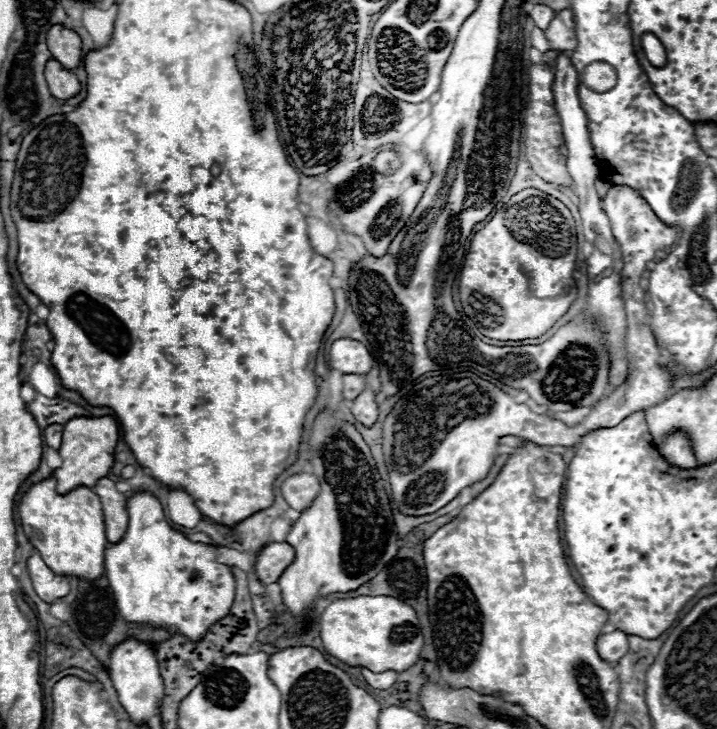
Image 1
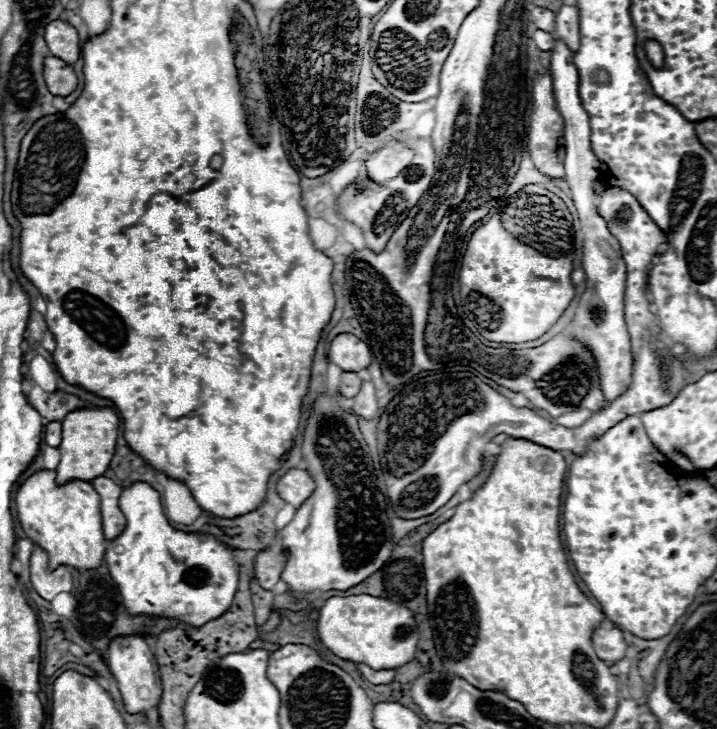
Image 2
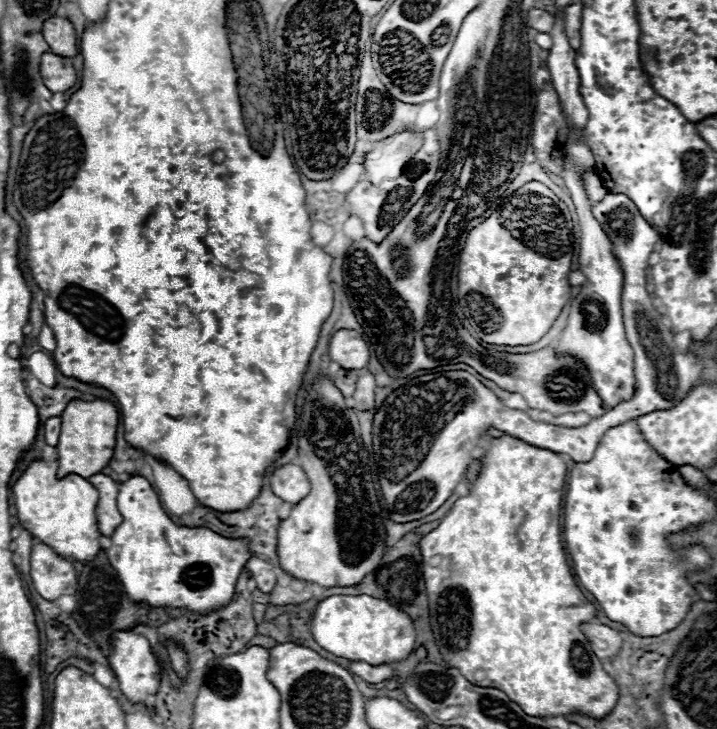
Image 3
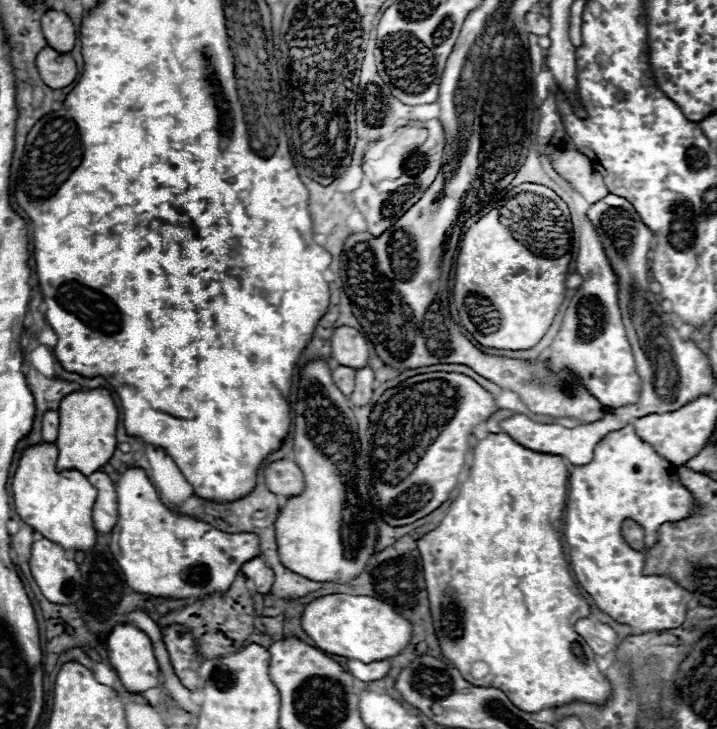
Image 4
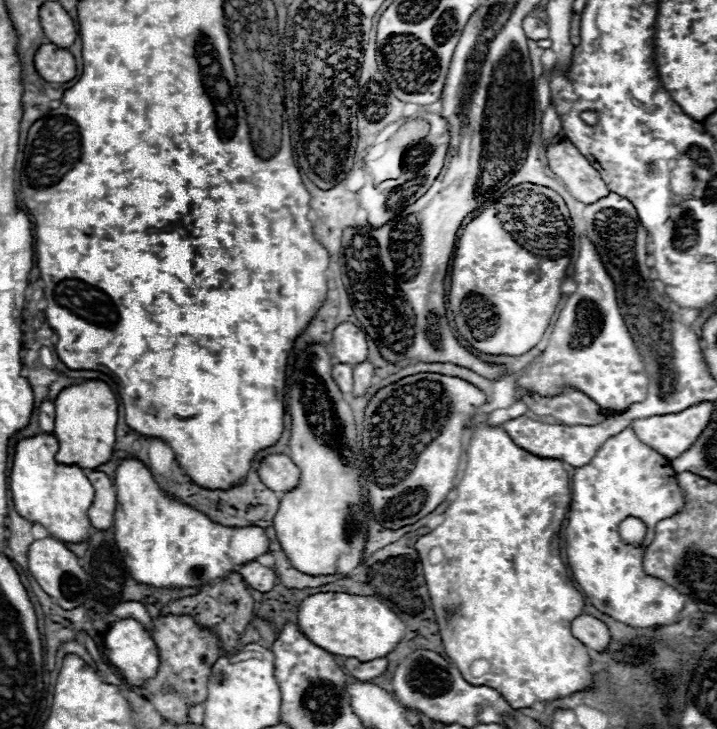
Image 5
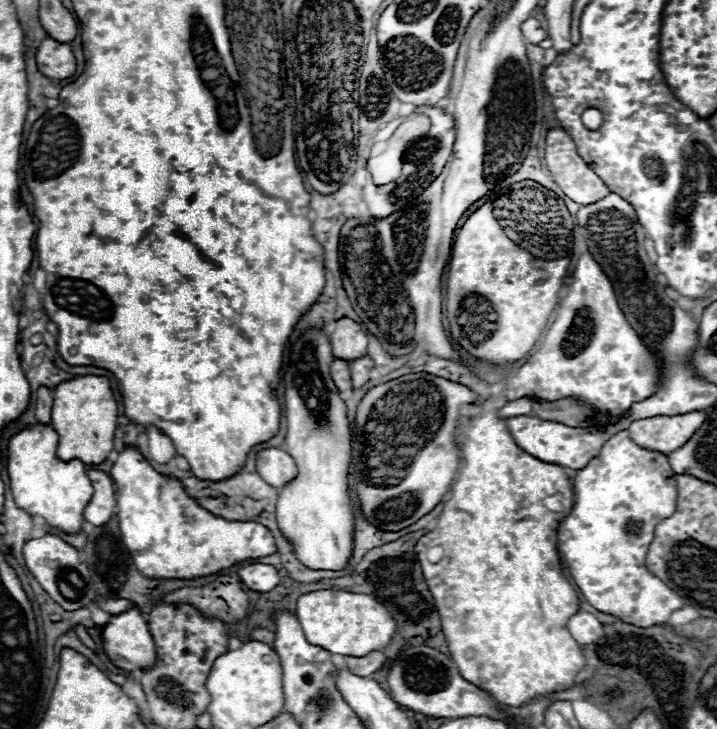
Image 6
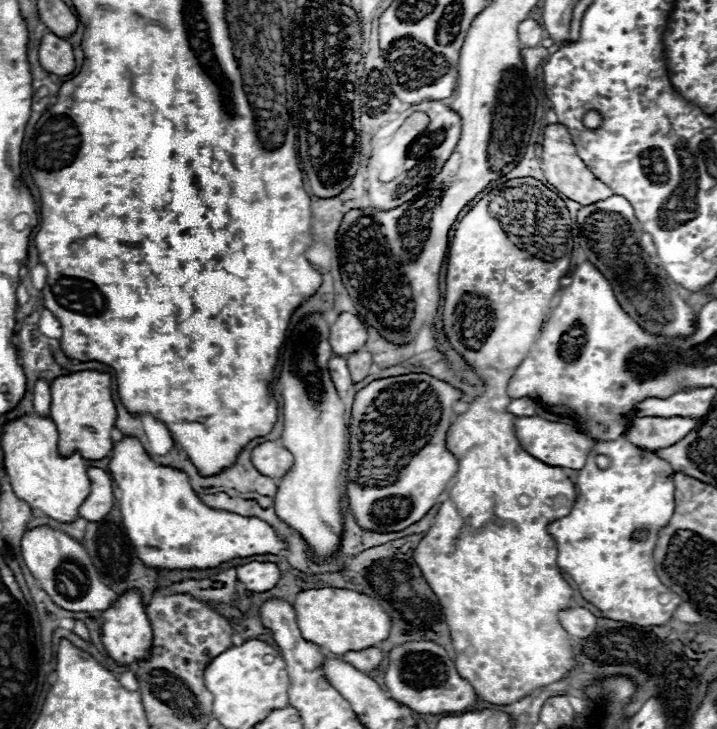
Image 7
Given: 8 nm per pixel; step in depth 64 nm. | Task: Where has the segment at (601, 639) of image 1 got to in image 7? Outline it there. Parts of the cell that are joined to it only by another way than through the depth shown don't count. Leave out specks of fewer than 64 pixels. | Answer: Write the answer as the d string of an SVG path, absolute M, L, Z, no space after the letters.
M570 608L560 612L560 624L576 640L586 640L596 634L596 616L586 608Z

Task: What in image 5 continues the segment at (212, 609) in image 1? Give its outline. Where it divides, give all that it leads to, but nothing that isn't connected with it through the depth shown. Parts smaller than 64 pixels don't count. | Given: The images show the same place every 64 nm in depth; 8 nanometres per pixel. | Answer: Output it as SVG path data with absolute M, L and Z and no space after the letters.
M124 458L114 476L118 506L114 514L114 542L130 576L154 588L202 588L226 580L236 566L268 552L262 528L222 528L202 512L172 500L156 484L150 470L134 458Z

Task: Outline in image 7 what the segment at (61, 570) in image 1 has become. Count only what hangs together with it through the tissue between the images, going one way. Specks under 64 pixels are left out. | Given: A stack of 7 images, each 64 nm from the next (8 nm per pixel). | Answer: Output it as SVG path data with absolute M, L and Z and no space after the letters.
M32 414L8 422L2 432L2 450L6 474L10 478L14 494L20 500L24 500L34 512L40 510L42 514L58 522L74 522L78 518L78 510L90 494L86 460L78 452L68 458L62 458L58 454L58 432L56 424L50 418Z

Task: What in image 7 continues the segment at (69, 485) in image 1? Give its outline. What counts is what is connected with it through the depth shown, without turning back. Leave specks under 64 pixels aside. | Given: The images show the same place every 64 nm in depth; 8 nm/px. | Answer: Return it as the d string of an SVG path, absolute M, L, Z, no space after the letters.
M84 370L60 376L50 384L50 418L58 428L58 450L62 456L80 452L84 460L102 460L112 450L112 428L116 424L116 406L110 390L110 374Z

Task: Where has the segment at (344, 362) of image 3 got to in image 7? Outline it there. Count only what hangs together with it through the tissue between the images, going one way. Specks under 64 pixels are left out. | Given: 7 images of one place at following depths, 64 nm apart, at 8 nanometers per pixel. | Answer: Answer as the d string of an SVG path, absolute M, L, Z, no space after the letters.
M344 312L338 316L338 320L330 326L330 346L336 356L348 356L366 344L368 332L360 318Z

